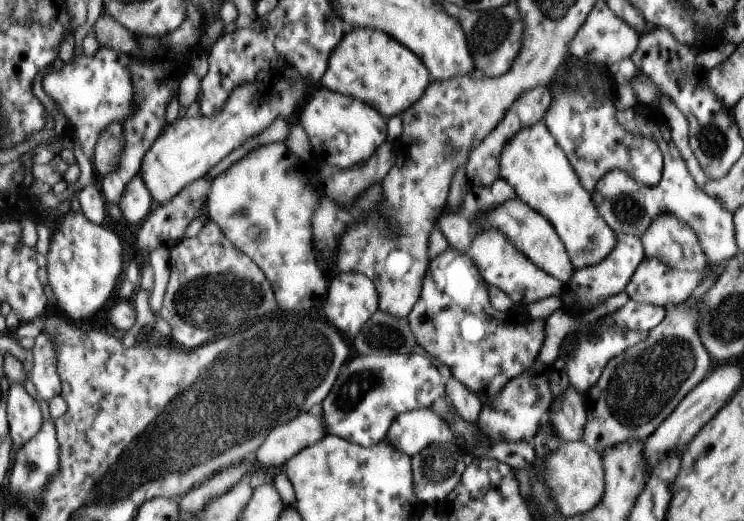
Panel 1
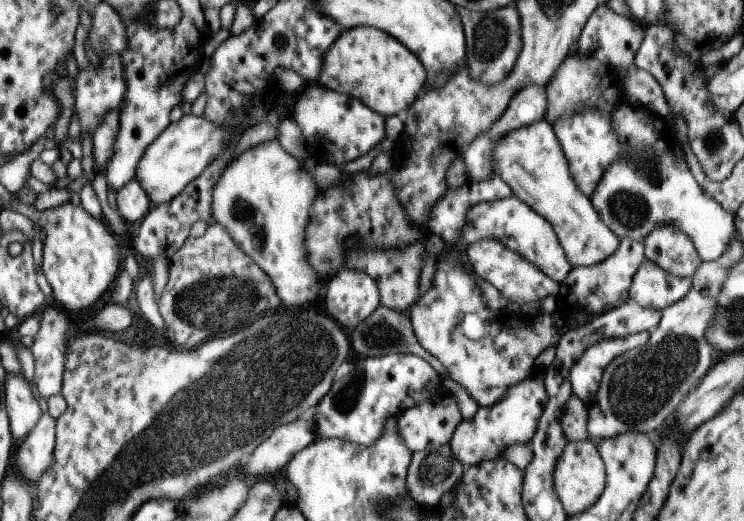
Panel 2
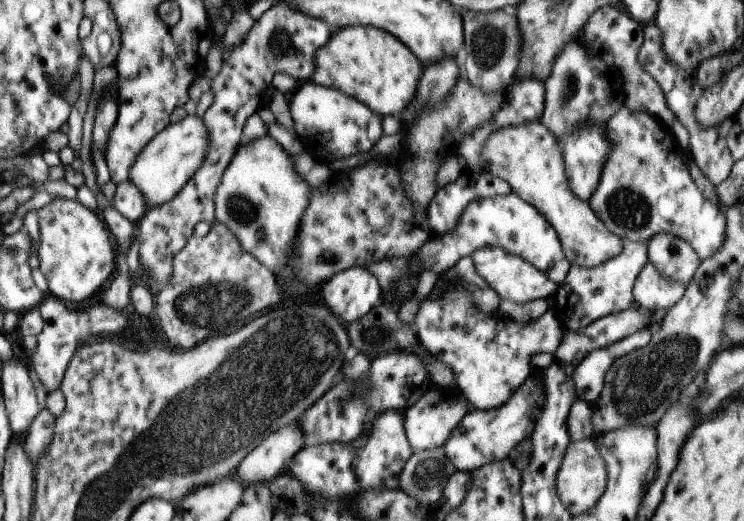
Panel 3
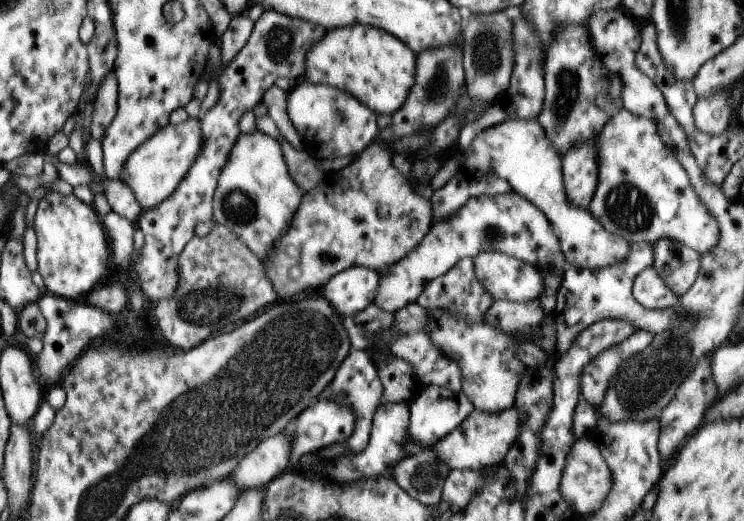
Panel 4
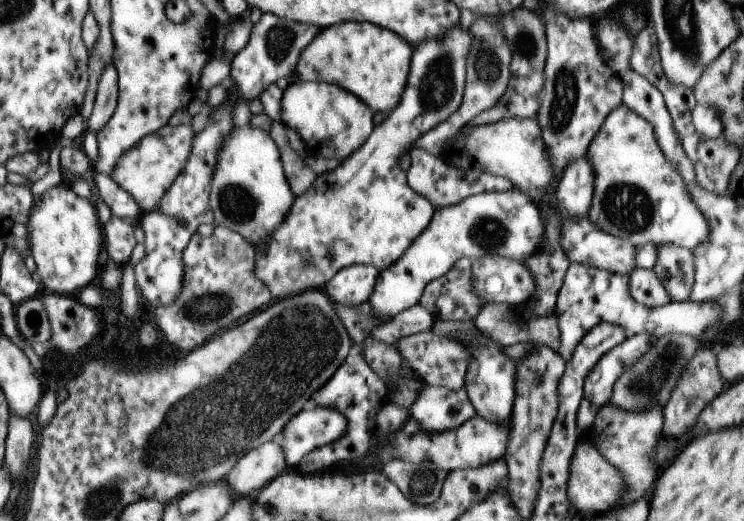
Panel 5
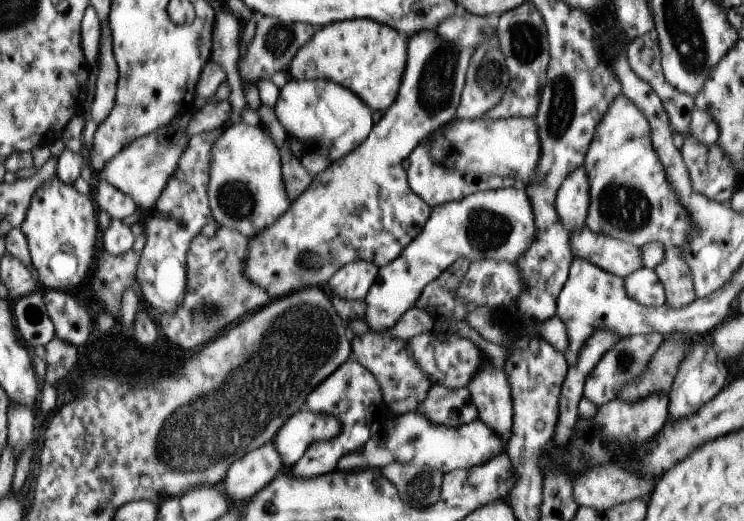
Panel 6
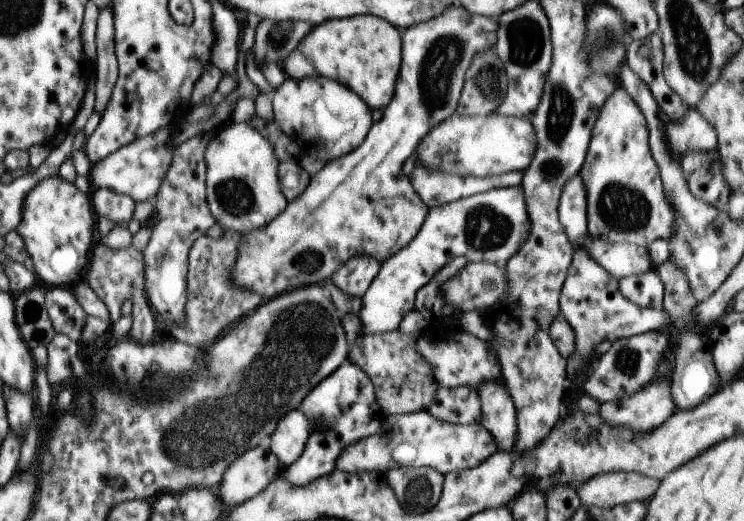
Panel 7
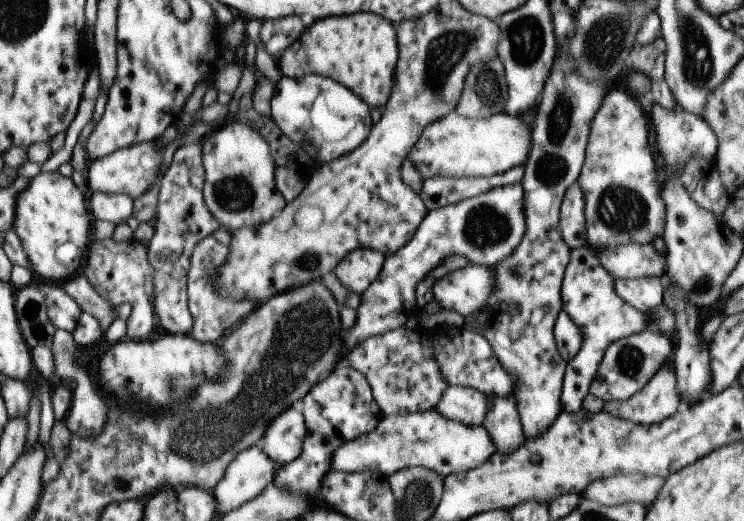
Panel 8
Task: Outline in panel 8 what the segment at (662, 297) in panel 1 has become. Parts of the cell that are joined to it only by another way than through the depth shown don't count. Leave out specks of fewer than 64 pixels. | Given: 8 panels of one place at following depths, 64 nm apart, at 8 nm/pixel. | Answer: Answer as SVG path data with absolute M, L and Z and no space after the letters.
M657 277L614 279L617 296L635 310L647 314L662 303L663 281Z

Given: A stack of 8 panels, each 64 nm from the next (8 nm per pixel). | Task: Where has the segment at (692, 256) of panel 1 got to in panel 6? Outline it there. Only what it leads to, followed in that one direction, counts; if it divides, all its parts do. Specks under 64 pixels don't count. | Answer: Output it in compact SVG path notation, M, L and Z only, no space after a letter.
M667 247L663 260L653 268L664 289L665 302L669 308L687 306L696 300L692 288L691 270L683 262L684 252L679 248Z

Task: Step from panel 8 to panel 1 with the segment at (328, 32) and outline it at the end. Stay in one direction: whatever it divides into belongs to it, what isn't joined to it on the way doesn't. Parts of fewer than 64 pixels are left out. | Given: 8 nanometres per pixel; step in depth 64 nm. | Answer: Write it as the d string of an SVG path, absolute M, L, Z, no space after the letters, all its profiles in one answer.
M355 28L329 54L318 85L336 94L367 102L386 120L409 108L430 83L429 73L415 55L394 38L369 28Z

